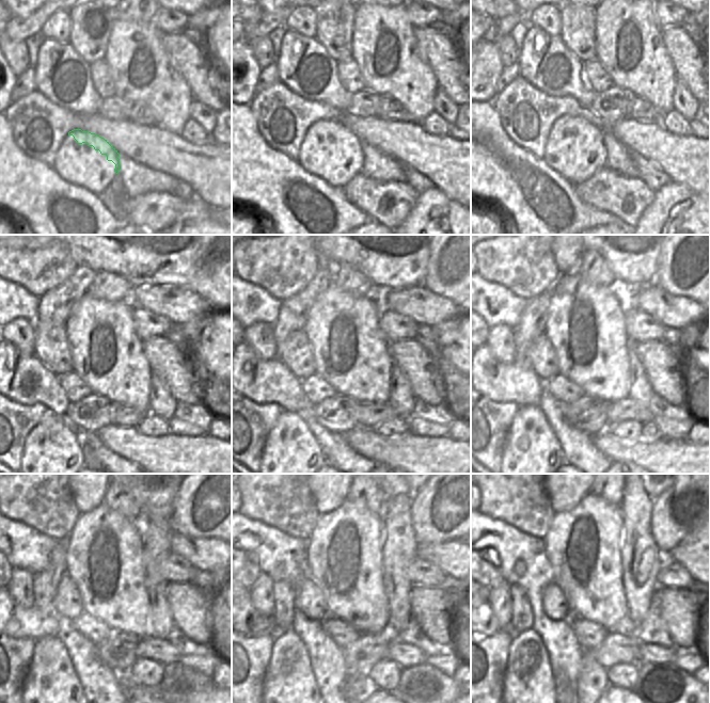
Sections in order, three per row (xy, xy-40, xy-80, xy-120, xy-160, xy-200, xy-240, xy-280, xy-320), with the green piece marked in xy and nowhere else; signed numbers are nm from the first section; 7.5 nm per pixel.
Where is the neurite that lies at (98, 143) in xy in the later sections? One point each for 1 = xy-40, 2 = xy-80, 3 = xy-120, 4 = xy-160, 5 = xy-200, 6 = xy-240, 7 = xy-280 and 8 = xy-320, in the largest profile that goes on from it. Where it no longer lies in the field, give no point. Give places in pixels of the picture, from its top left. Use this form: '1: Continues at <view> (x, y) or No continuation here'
1: Continues at xy-40 (332, 133)
2: Continues at xy-80 (574, 131)
3: Continues at xy-120 (107, 352)
4: Continues at xy-160 (350, 352)
5: Continues at xy-200 (585, 324)
6: Continues at xy-240 (105, 560)
7: Continues at xy-280 (345, 548)
8: Continues at xy-320 (583, 545)

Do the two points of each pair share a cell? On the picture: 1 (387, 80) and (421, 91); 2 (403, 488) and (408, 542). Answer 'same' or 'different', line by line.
1: same
2: different

